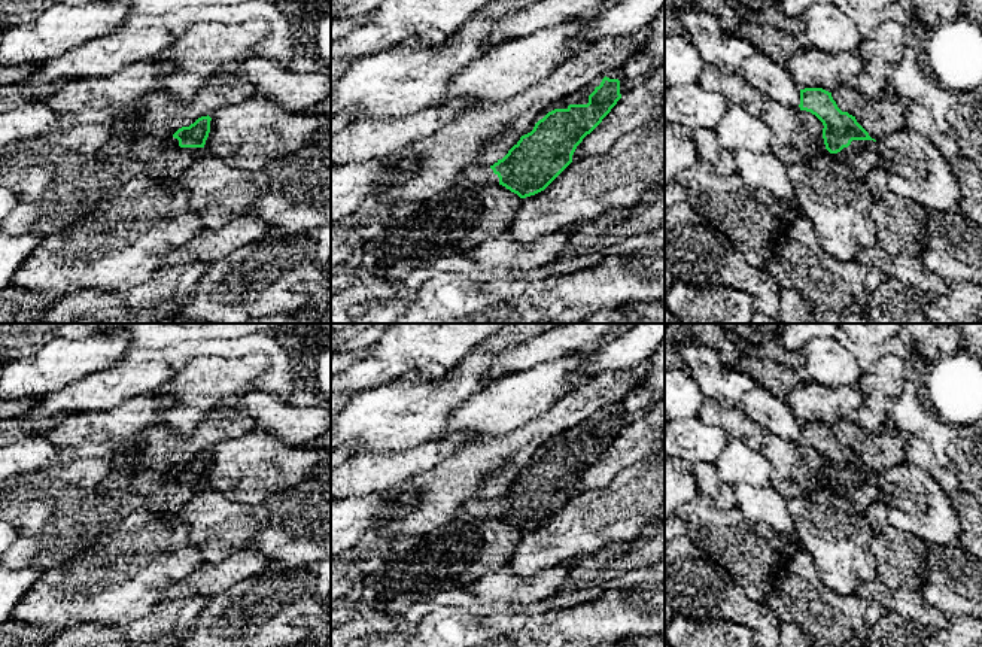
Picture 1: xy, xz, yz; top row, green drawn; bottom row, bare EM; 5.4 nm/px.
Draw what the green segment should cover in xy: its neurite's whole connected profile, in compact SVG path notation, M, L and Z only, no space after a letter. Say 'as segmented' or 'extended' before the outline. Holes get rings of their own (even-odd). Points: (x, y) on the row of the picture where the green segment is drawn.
extended; M209 115L201 116L165 140L139 133L128 134L125 139L136 170L142 177L180 177L194 161L204 157L210 121Z

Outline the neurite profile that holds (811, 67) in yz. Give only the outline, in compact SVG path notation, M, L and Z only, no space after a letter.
M812 45L793 54L784 66L800 89L823 88L829 92L840 85L852 85L863 72L863 61L857 54L830 54Z

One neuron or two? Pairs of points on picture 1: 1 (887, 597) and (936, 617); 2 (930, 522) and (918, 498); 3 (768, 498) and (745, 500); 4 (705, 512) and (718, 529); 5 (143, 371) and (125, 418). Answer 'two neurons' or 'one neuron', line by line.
1: one neuron
2: one neuron
3: one neuron
4: one neuron
5: two neurons

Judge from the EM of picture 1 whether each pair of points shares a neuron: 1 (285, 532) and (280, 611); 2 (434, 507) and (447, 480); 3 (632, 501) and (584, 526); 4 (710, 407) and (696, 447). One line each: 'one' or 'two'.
1: two
2: one
3: one
4: two

